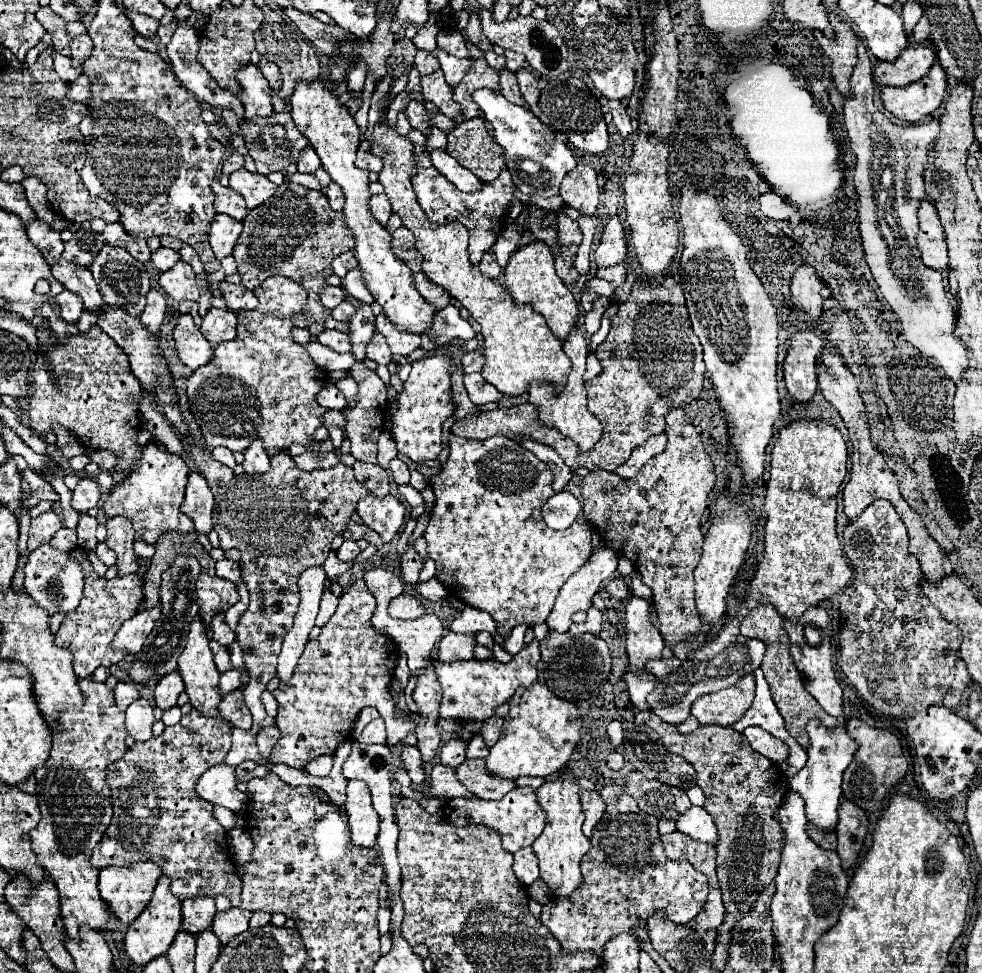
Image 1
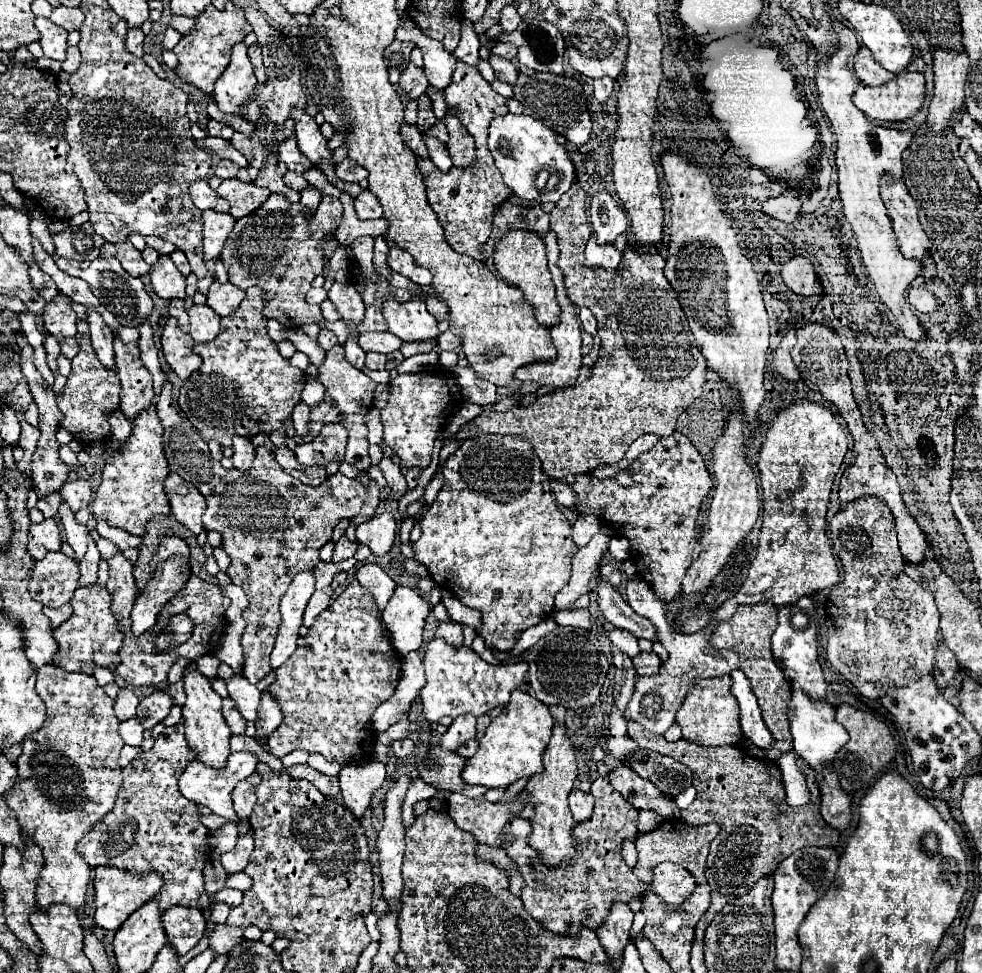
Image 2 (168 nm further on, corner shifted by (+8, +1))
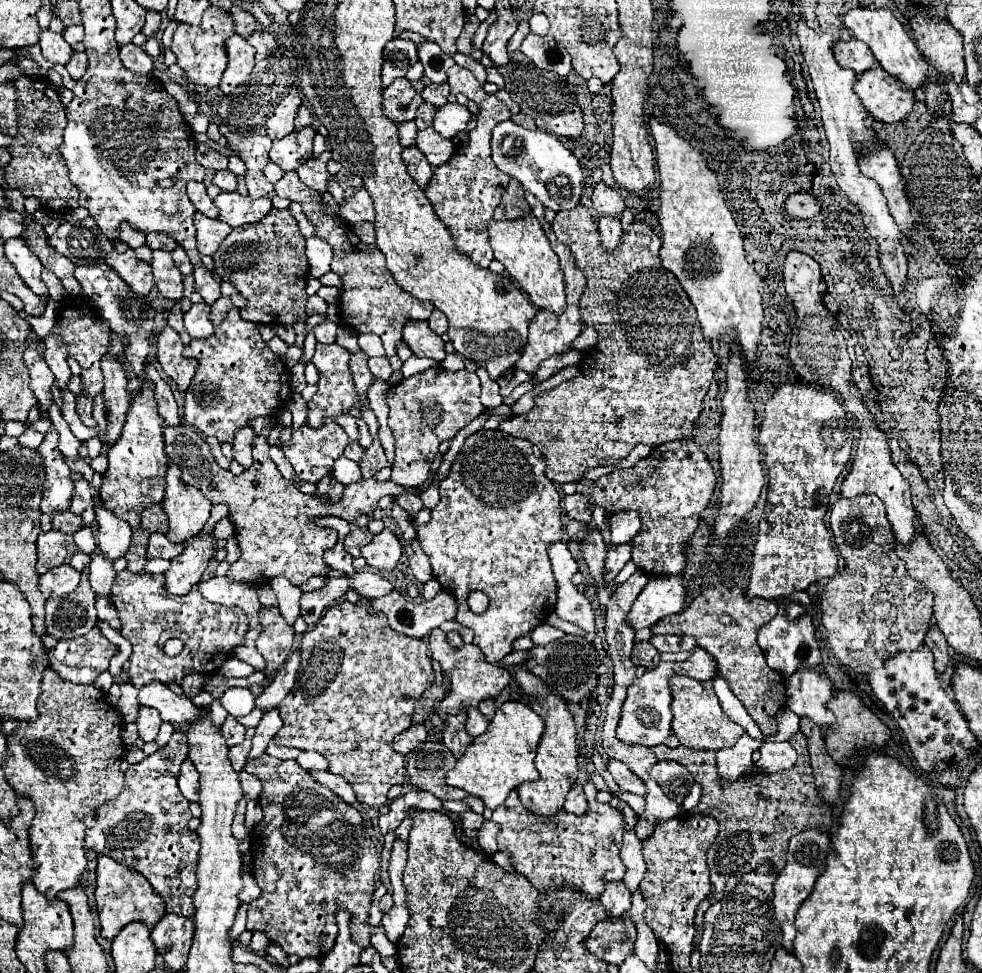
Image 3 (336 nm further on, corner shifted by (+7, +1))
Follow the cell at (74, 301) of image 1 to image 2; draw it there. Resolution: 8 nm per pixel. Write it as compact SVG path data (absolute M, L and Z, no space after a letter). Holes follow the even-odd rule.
M57 293L57 297L45 305L43 321L45 321L45 329L53 333L57 339L71 337L77 333L75 329L77 315L73 311L73 301L63 293Z

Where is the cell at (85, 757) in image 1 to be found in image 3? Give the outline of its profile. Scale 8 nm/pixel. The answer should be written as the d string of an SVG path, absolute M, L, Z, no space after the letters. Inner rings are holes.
M46 669L42 679L42 693L38 697L38 719L22 721L6 737L8 761L4 767L6 779L20 797L30 797L36 805L36 817L30 825L30 851L34 857L34 885L36 889L54 899L60 891L76 887L86 869L84 855L84 825L82 819L104 801L122 791L124 775L118 769L124 745L120 739L122 717L106 703L104 693L93 685L74 684L58 677L56 671Z

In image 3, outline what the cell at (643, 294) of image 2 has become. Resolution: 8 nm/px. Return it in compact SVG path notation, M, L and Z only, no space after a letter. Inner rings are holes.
M576 205L572 211L556 213L552 231L560 243L570 247L576 265L584 267L588 285L580 299L582 321L596 329L598 341L582 353L578 377L536 395L534 409L526 415L512 415L508 421L500 423L500 431L534 443L546 459L546 477L562 485L568 481L576 483L584 477L586 469L616 465L638 443L658 447L666 441L688 439L702 411L702 401L716 369L716 353L712 343L702 335L694 305L680 281L662 267L662 259L658 255L660 237L648 223L634 221L628 231L622 233L614 251L604 251L600 247L598 223L588 215L584 205Z

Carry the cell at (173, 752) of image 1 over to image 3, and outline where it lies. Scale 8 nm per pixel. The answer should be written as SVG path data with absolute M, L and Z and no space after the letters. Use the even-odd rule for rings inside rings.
M174 733L174 757L170 749L160 749L154 755L146 757L142 763L132 765L124 775L124 791L104 803L102 807L94 809L90 815L84 817L86 825L86 847L96 853L106 853L118 863L134 867L140 871L154 887L154 891L164 899L166 913L176 913L184 917L194 915L192 895L196 891L196 863L198 863L198 833L188 829L188 821L192 819L190 801L180 793L176 779L182 761L188 757L188 745L184 733Z

